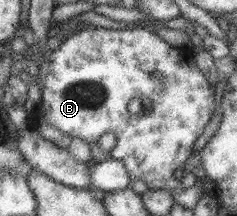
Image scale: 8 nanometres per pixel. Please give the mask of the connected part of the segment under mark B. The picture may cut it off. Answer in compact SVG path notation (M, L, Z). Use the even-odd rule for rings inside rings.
M83 22L79 30L67 36L55 50L46 52L43 55L42 61L38 65L37 79L43 86L40 95L41 102L39 102L38 105L49 125L53 125L53 127L59 129L63 134L66 133L71 137L78 137L82 141L85 141L87 145L89 145L92 162L99 163L107 159L117 159L117 161L121 161L130 180L140 180L145 183L145 186L149 189L169 191L173 189L171 179L175 179L174 172L181 169L183 163L185 163L185 159L191 155L192 146L197 137L201 135L203 127L205 127L206 123L211 119L213 107L215 107L213 103L213 99L215 99L214 87L208 84L205 76L194 66L190 59L188 48L171 46L160 38L159 35L156 35L152 31L147 31L147 28L142 28L139 25L134 25L130 29L115 30L105 29ZM103 133L113 133L117 139L115 145L113 145L113 149L105 152L100 151L99 145L97 145L99 137L101 137Z

